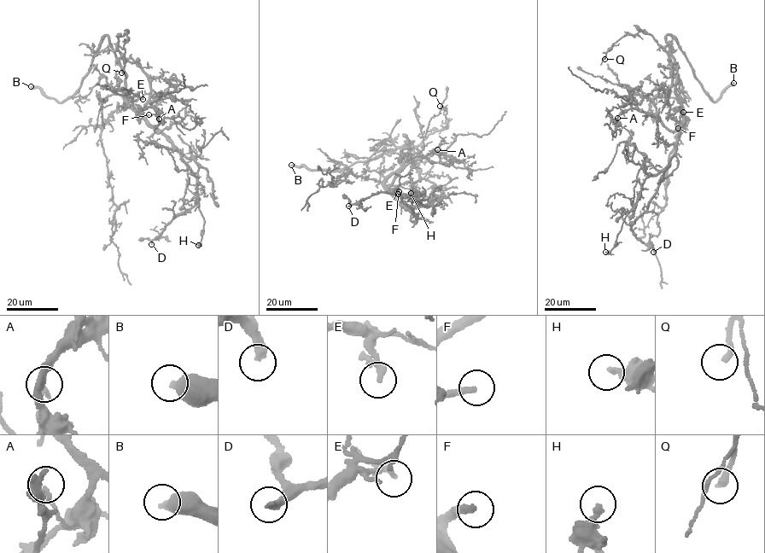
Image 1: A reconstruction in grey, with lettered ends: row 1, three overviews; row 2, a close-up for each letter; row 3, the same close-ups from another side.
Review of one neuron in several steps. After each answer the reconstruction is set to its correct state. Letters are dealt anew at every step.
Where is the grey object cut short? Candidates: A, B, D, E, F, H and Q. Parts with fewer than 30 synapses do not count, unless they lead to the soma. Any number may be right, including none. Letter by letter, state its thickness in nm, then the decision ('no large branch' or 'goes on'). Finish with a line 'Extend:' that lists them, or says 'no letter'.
A: 160 nm thick; no large branch
B: 500 nm thick; goes on
D: 300 nm thick; goes on
E: 180 nm thick; no large branch
F: 240 nm thick; goes on
H: 320 nm thick; no large branch
Q: 240 nm thick; no large branch
Extend: B, D, F

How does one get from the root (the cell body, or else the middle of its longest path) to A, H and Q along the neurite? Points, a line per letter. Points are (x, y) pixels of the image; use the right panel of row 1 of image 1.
A: (680, 106), (682, 126), (675, 130), (668, 129), (656, 115), (639, 109), (623, 112), (617, 122), (617, 118)
H: (680, 106), (683, 119), (669, 163), (657, 173), (646, 178), (635, 206), (625, 218), (615, 247), (605, 252)
Q: (680, 106), (675, 91), (674, 58), (650, 34), (642, 32), (624, 35), (612, 44), (604, 59)

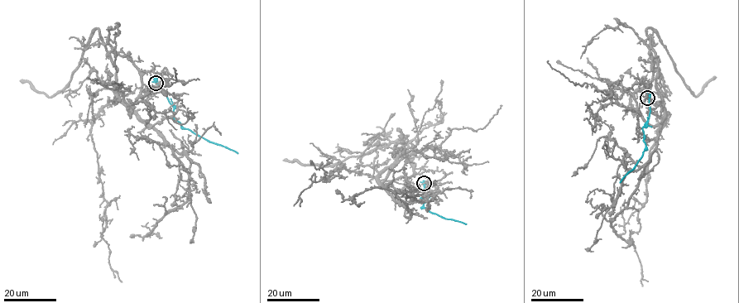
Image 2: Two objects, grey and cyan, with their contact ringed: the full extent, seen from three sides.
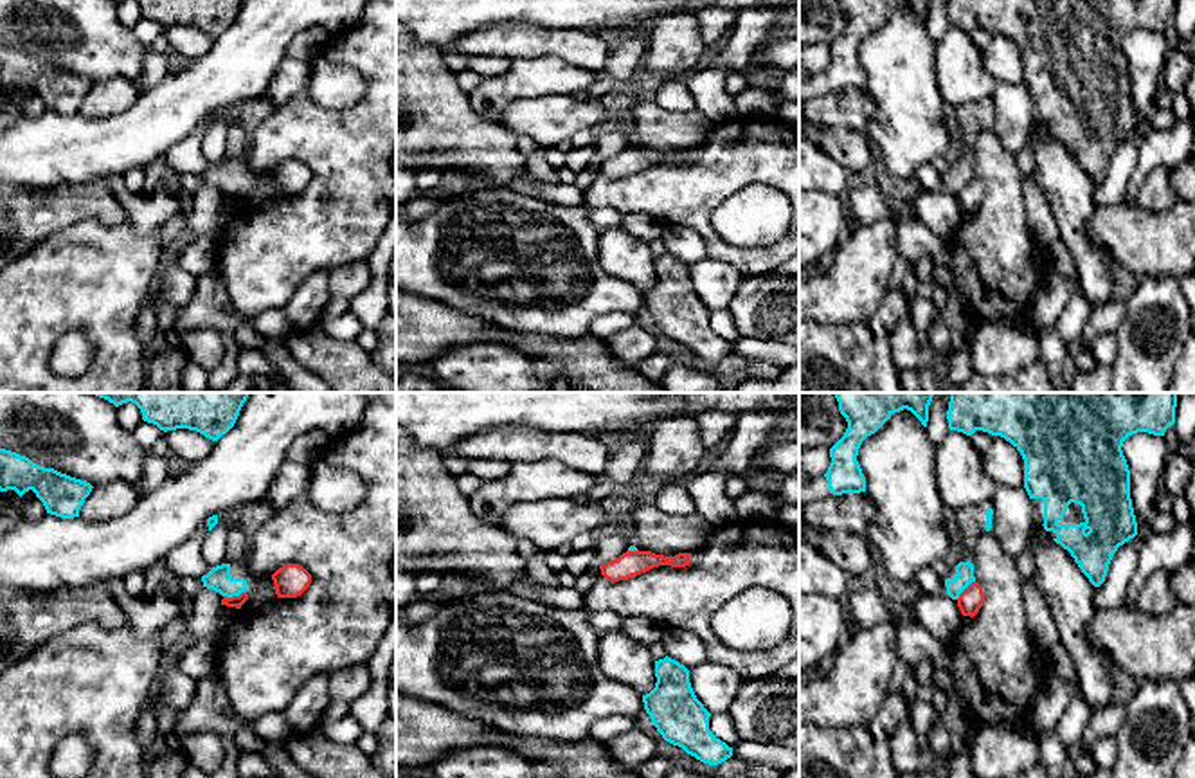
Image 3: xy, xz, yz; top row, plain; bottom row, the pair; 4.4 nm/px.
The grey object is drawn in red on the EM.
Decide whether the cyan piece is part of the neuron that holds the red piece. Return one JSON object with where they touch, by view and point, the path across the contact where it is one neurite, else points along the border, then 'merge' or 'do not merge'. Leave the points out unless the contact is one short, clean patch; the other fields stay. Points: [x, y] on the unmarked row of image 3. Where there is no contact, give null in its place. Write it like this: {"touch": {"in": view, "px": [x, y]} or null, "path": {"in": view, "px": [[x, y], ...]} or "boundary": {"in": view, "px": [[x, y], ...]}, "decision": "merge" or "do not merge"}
{"touch": {"in": "yz", "px": [965, 186]}, "boundary": {"in": "yz", "px": [[974, 177], [956, 195]]}, "decision": "do not merge"}

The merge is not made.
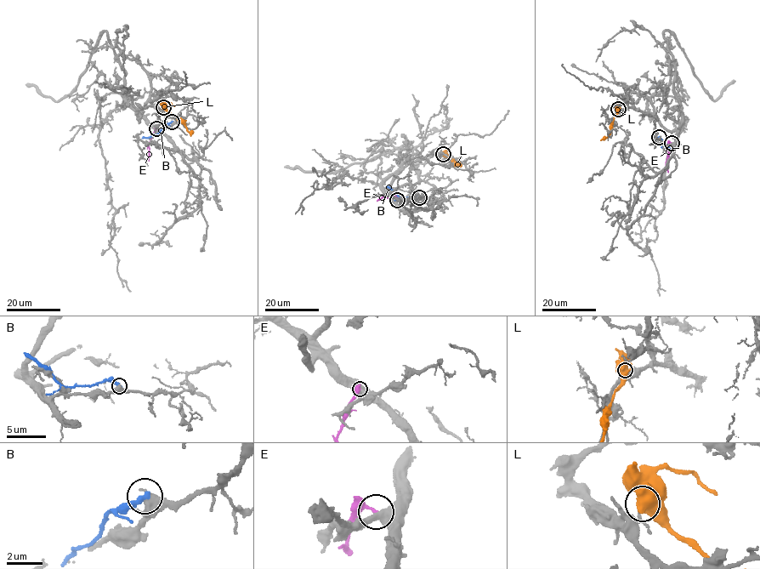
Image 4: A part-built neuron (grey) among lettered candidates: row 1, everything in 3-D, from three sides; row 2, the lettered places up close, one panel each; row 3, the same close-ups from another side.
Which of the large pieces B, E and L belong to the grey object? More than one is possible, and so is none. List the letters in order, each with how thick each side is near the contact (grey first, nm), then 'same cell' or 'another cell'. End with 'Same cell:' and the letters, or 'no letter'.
B: calibres 500 and 340 nm; another cell
E: calibres 440 and 150 nm; another cell
L: calibres 110 and 850 nm; another cell
Same cell: no letter

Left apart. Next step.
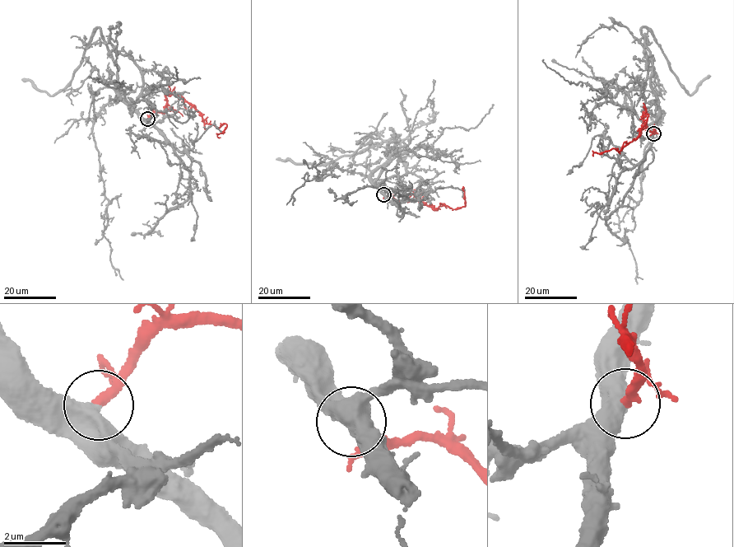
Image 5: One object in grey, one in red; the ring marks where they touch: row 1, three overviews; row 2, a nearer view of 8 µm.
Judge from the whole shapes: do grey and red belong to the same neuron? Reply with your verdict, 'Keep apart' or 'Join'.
Join

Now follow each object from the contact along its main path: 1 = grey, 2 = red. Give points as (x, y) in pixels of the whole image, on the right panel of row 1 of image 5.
1: (653, 133), (659, 115), (651, 84), (651, 57), (642, 28), (651, 33), (678, 81), (690, 95), (710, 76)
2: (653, 133), (643, 121), (643, 114), (648, 115), (638, 134), (619, 152), (614, 148), (592, 156)

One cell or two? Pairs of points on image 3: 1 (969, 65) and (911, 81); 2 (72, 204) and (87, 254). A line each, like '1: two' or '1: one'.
1: two
2: two

